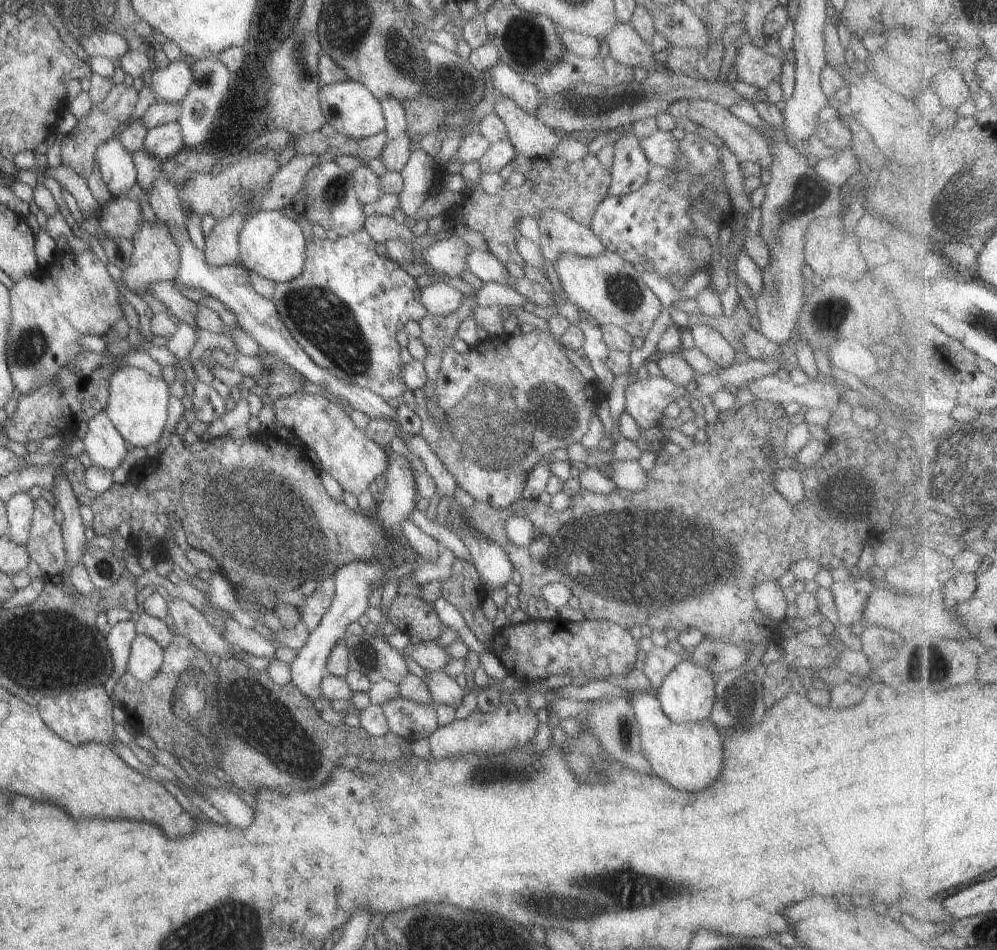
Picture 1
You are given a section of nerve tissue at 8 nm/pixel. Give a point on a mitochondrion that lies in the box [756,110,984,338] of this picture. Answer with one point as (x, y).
(958, 196)

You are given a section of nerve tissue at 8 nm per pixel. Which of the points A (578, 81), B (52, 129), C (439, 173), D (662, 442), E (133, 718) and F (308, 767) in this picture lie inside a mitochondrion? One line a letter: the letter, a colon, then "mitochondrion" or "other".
A: other
B: other
C: other
D: other
E: other
F: other

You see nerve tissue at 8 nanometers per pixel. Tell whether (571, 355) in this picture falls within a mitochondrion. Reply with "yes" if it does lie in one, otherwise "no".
no

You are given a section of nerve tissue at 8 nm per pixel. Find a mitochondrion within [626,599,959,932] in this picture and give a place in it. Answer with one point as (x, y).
(924, 666)

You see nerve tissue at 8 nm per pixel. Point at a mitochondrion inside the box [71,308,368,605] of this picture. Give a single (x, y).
(278, 548)

